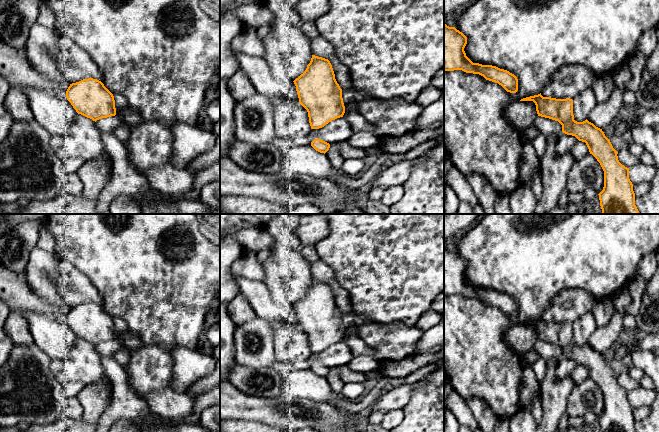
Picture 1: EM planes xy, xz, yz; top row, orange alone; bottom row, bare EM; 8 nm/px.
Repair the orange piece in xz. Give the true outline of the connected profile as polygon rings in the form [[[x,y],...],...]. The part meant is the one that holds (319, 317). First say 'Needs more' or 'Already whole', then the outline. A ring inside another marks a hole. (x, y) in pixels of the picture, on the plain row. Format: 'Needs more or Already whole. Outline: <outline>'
Needs more. Outline: [[[312,279],[306,294],[294,305],[299,327],[307,334],[311,353],[319,353],[337,342],[343,341],[345,327],[355,326],[358,336],[364,343],[374,350],[373,358],[380,365],[390,361],[407,359],[414,355],[417,344],[424,332],[416,325],[404,324],[377,324],[355,313],[353,310],[342,314],[335,303],[332,289],[328,283]]]

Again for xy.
Needs more. Outline: [[[88,302],[70,308],[66,322],[78,338],[95,346],[115,339],[129,353],[142,346],[141,339],[129,330],[117,336],[113,318],[97,303]]]

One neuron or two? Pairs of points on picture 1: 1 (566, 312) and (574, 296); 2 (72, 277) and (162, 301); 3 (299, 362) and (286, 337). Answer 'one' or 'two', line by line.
1: one
2: two
3: one

